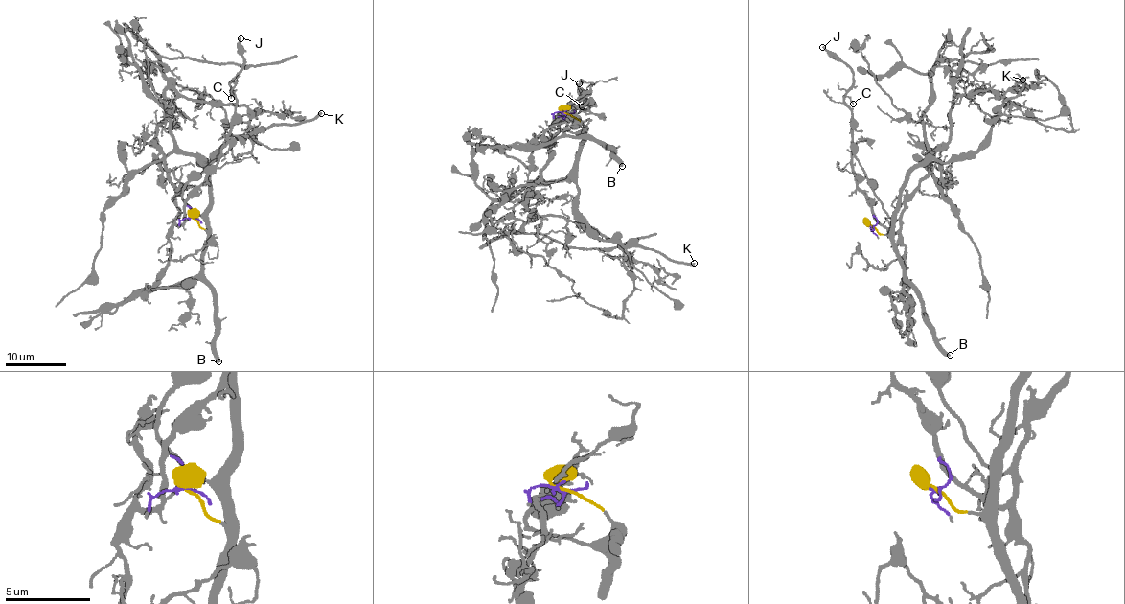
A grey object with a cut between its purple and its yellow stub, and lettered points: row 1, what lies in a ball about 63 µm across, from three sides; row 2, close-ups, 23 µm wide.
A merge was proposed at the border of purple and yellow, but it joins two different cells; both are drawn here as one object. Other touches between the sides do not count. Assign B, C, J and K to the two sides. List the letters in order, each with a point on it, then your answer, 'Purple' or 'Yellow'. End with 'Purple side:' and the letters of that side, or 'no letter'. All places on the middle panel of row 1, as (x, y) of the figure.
B: Place: (622, 166). Yellow
C: Place: (582, 106). Purple
J: Place: (579, 83). Purple
K: Place: (694, 263). Yellow
Purple side: C, J

